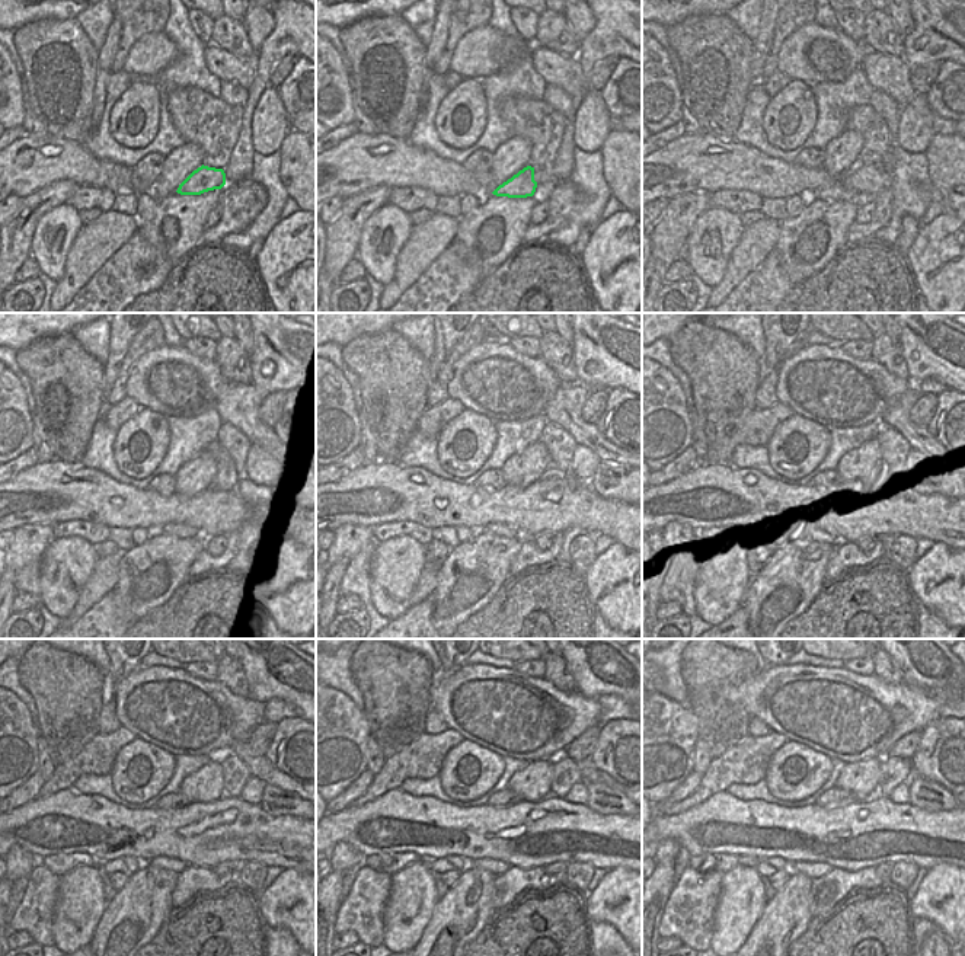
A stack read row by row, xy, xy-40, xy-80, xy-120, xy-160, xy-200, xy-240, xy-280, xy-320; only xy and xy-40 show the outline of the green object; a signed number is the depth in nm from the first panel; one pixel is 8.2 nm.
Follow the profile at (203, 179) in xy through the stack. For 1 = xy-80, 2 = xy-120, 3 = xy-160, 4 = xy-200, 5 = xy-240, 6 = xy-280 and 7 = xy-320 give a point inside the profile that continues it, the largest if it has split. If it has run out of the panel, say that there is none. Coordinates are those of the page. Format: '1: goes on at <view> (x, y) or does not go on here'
1: goes on at xy-80 (837, 191)
2: goes on at xy-120 (173, 528)
3: goes on at xy-160 (505, 530)
4: goes on at xy-200 (828, 534)
5: goes on at xy-240 (163, 862)
6: goes on at xy-280 (489, 865)
7: goes on at xy-320 (812, 869)

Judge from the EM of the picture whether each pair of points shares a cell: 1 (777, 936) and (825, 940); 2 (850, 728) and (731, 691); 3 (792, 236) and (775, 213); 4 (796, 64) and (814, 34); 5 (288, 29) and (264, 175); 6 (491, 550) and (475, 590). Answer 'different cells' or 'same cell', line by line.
1: different cells
2: same cell
3: different cells
4: same cell
5: different cells
6: same cell

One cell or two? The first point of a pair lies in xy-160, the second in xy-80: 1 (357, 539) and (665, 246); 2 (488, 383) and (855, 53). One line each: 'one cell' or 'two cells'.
1: one cell
2: one cell

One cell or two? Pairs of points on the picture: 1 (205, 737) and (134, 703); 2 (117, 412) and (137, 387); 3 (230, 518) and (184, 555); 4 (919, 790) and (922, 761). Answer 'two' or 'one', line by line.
1: one
2: two
3: two
4: two

